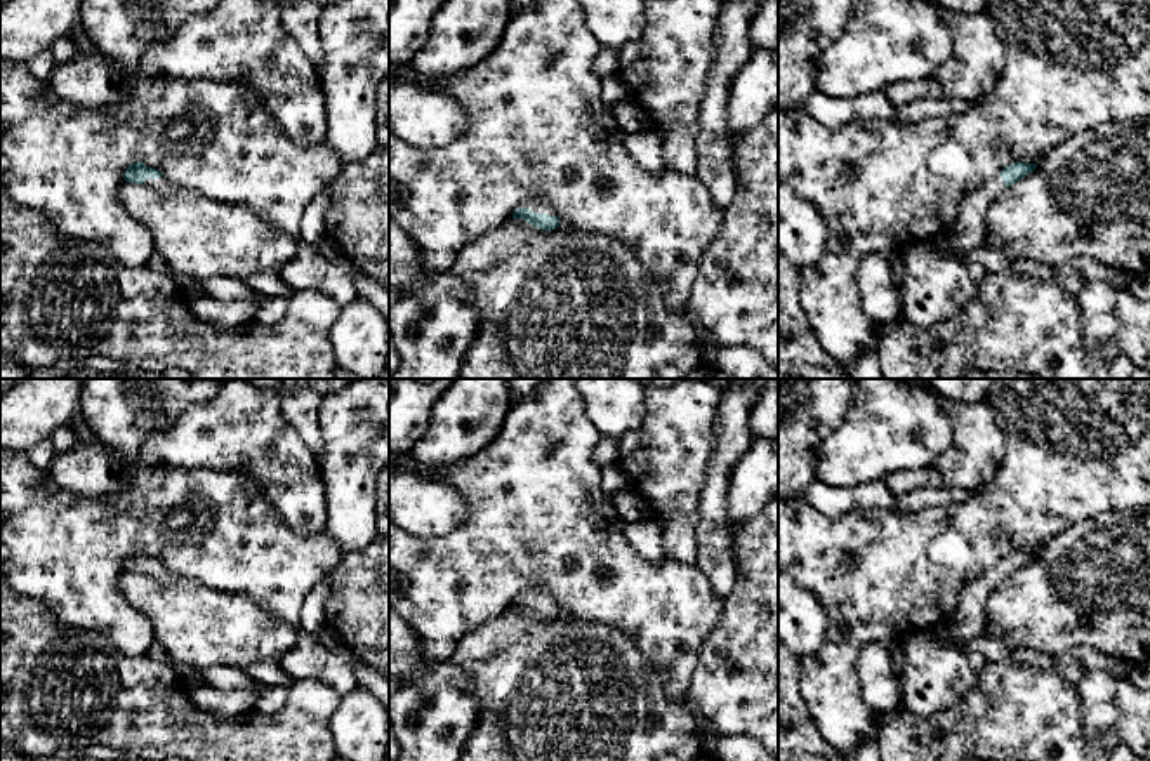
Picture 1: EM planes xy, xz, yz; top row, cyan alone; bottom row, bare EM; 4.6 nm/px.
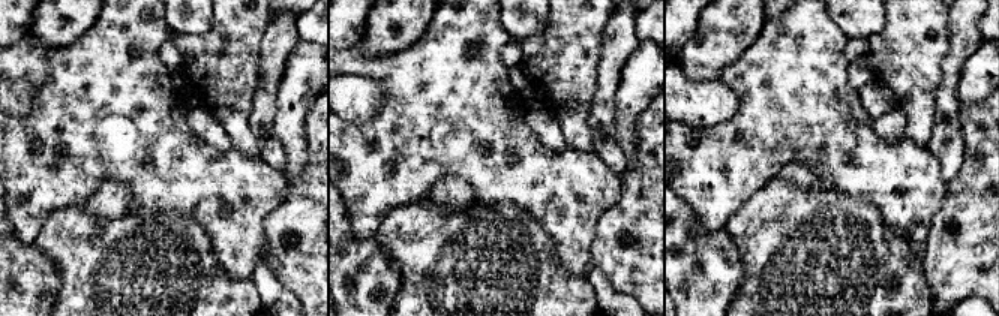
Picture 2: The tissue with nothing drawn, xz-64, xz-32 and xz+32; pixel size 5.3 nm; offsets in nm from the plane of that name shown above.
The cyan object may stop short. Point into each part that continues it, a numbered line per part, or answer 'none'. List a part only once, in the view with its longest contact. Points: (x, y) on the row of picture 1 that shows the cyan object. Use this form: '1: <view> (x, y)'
1: xz (535, 204)

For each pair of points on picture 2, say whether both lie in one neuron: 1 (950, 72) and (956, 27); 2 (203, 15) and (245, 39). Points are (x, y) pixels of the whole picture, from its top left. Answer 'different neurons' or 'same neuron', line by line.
1: same neuron
2: different neurons

